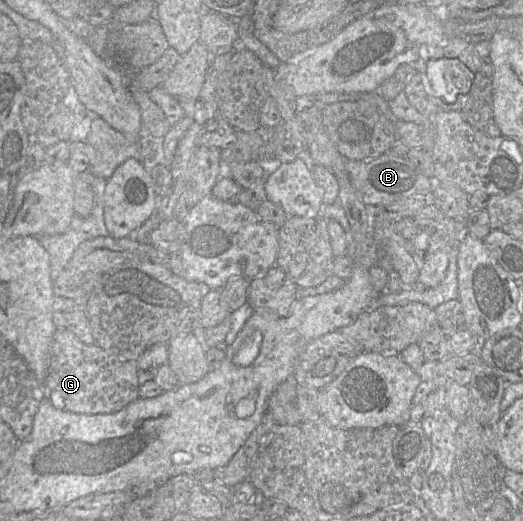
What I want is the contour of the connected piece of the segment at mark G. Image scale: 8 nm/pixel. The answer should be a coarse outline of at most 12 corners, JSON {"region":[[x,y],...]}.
{"region":[[57,328],[45,389],[78,414],[139,396],[138,365]]}

